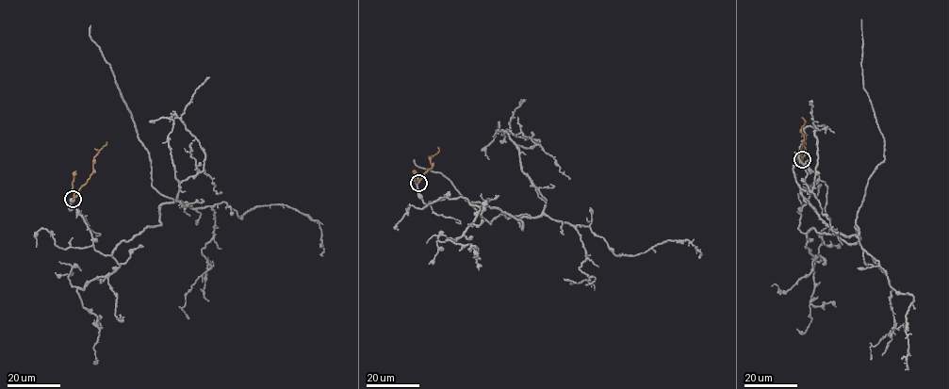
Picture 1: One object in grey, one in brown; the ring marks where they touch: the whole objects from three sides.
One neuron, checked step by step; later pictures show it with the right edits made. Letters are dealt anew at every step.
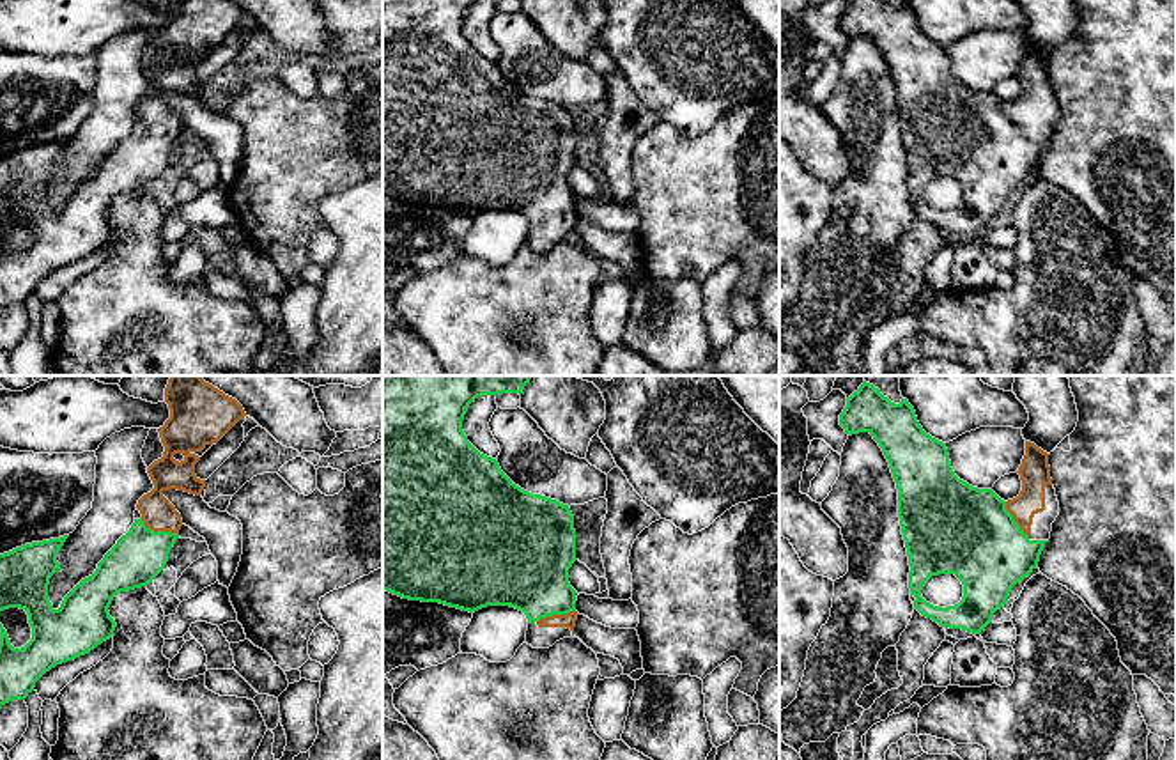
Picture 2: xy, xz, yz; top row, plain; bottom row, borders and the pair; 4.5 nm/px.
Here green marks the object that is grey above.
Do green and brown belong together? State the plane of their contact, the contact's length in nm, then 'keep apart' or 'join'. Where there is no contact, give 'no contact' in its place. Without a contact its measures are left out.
xy | 190 nm | join

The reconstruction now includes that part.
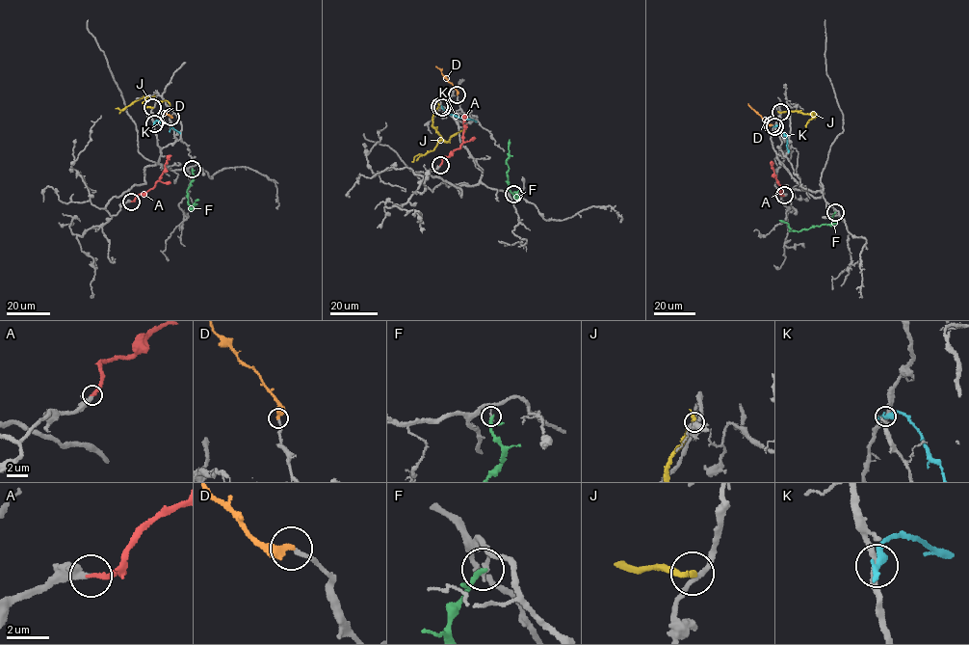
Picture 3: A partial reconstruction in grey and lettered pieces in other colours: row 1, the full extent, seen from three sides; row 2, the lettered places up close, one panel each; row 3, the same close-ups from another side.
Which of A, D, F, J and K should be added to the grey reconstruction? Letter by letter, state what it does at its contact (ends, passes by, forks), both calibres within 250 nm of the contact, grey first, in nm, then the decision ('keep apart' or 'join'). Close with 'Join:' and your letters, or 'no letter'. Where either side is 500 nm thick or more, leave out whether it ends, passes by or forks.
A: it ends; calibres 240 and 220 nm; join
D: it ends; calibres 170 and 340 nm; join
F: it passes by; calibres 150 and 170 nm; keep apart
J: it passes by; calibres 220 and 240 nm; keep apart
K: it ends; calibres 240 and 440 nm; keep apart
Join: A, D

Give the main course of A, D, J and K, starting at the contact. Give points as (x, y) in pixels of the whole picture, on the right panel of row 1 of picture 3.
A: (784, 195), (779, 193), (782, 193), (781, 185), (772, 163)
D: (772, 124), (748, 103)
J: (780, 113), (797, 110), (817, 115), (811, 116), (816, 113)
K: (774, 126), (779, 125), (787, 137), (789, 151)

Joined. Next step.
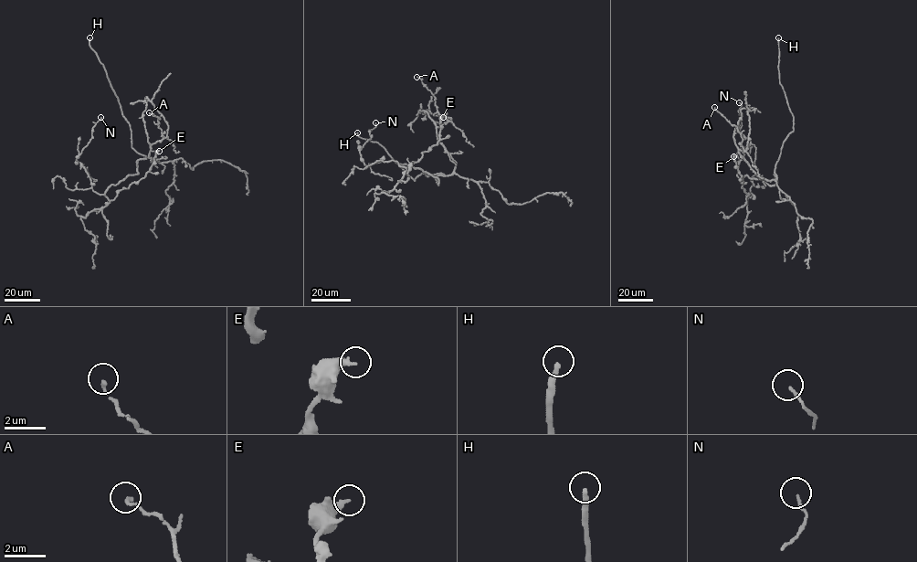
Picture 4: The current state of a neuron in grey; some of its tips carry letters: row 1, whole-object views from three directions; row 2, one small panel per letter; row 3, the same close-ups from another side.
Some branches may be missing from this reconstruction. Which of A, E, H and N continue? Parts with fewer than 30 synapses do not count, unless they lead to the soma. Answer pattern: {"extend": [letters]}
{"extend": ["H"]}

